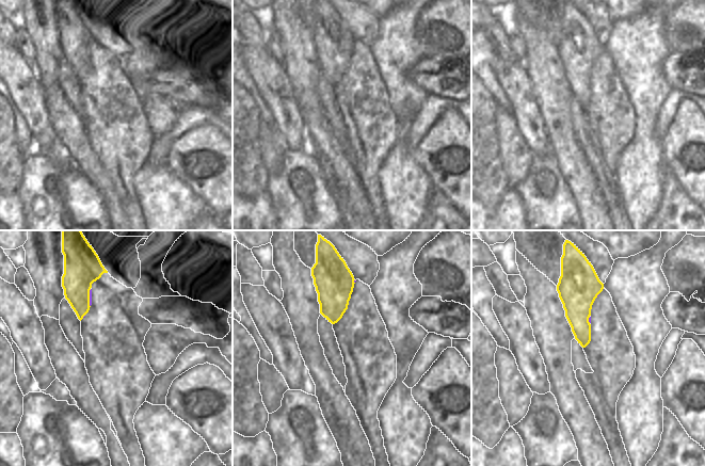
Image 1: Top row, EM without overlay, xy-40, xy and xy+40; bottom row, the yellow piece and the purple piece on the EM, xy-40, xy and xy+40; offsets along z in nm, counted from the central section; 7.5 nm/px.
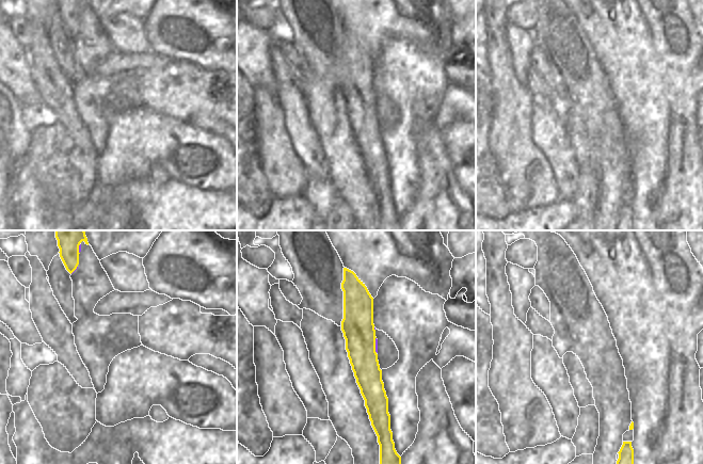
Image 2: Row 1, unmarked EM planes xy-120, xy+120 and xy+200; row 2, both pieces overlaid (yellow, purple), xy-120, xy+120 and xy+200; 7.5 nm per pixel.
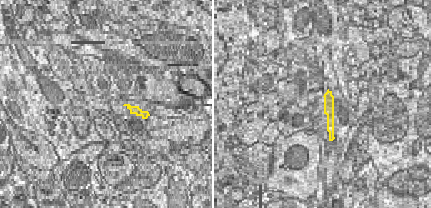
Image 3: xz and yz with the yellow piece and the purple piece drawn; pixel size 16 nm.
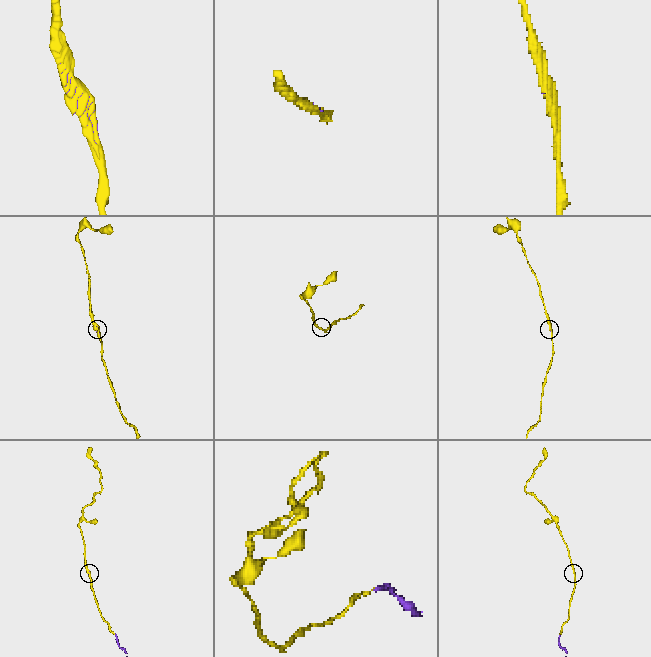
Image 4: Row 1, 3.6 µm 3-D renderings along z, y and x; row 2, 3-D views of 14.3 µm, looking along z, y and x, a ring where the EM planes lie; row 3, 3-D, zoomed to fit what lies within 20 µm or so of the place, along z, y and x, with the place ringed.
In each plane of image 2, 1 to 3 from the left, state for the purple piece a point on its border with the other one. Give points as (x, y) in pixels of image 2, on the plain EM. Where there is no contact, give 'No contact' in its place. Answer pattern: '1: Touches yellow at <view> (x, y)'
1: Touches yellow at xy-120 (78, 10)
2: Touches yellow at xy+120 (374, 106)
3: No contact.

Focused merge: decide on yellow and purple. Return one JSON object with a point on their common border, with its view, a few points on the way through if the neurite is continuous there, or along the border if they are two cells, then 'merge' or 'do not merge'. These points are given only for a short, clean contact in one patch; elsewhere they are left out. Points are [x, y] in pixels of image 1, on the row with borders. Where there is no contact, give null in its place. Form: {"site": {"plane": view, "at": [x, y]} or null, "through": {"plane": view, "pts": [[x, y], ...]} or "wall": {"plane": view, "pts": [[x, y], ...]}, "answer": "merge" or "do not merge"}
{"site": {"plane": "xy-40", "at": [89, 298]}, "answer": "merge"}

